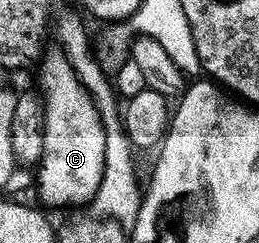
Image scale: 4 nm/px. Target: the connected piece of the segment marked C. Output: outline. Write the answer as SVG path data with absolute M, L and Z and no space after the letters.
M51 50L41 59L42 71L38 74L44 148L36 170L36 191L39 200L50 206L87 205L93 203L106 167L104 118L98 115L99 107L80 84L72 64L68 64L61 50Z

